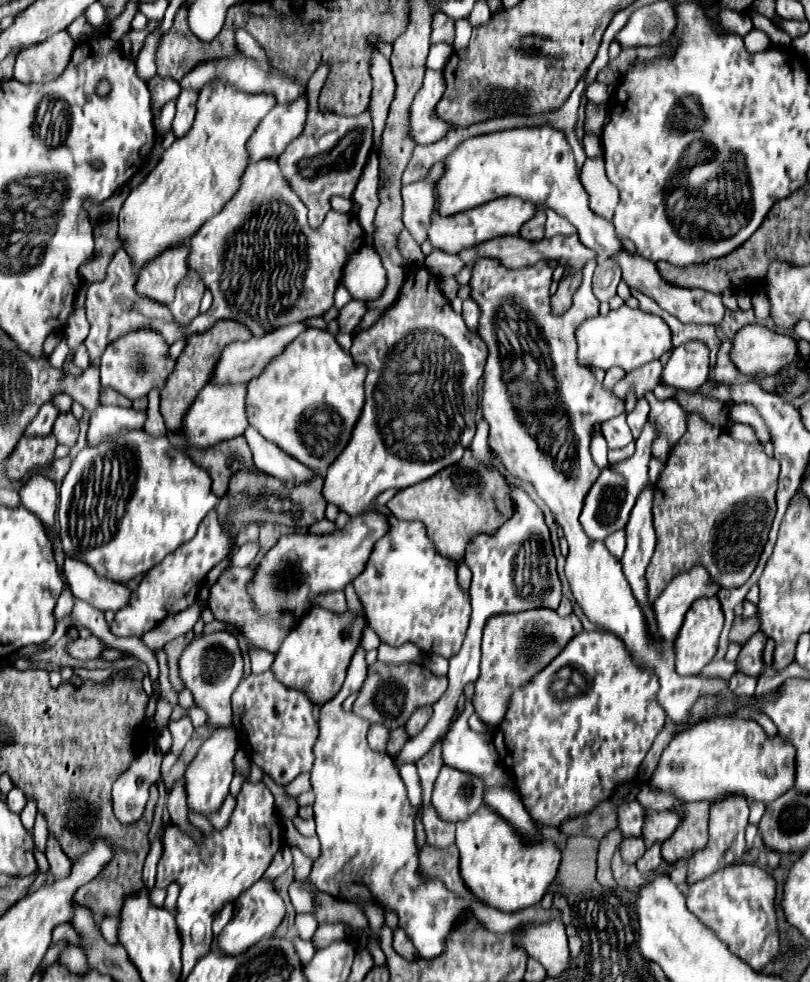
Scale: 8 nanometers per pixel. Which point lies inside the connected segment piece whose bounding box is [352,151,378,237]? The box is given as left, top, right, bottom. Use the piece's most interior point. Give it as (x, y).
(365, 193)

